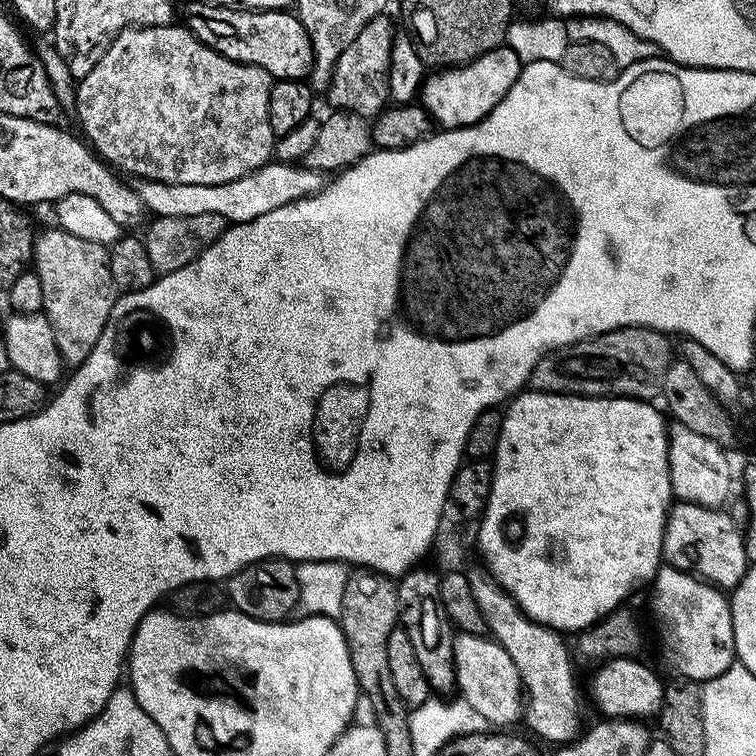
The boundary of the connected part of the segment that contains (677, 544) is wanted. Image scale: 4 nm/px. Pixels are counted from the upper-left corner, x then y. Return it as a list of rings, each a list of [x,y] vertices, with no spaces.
[[[685,500],[673,503],[668,509],[662,560],[667,567],[690,572],[721,590],[736,588],[750,567],[741,525],[730,512],[723,507],[707,508]]]

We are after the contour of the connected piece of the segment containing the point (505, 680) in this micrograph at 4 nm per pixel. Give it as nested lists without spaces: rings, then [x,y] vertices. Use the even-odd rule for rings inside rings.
[[[460,632],[454,642],[454,670],[456,671],[456,687],[459,695],[474,706],[475,710],[486,718],[491,726],[508,726],[515,720],[519,721],[522,716],[522,685],[518,666],[514,666],[514,660],[502,645],[484,634],[475,632]]]

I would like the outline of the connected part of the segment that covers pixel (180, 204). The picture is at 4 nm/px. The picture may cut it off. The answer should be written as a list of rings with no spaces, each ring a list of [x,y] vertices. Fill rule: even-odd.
[[[269,162],[242,178],[234,178],[234,182],[222,182],[218,186],[140,180],[135,185],[135,190],[145,209],[153,217],[222,214],[224,220],[241,224],[254,218],[262,218],[262,214],[270,214],[270,210],[278,210],[278,206],[286,206],[290,202],[298,202],[302,198],[318,194],[324,189],[325,183],[325,173],[315,172],[312,168],[299,166],[297,163]]]

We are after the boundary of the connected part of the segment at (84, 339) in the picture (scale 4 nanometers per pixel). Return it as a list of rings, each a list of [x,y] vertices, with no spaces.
[[[59,226],[51,227],[35,237],[34,271],[42,282],[43,315],[52,324],[54,342],[58,342],[65,365],[75,366],[90,358],[90,350],[94,350],[98,338],[102,338],[110,310],[116,305],[118,289],[112,281],[105,245],[74,238],[74,234]]]

